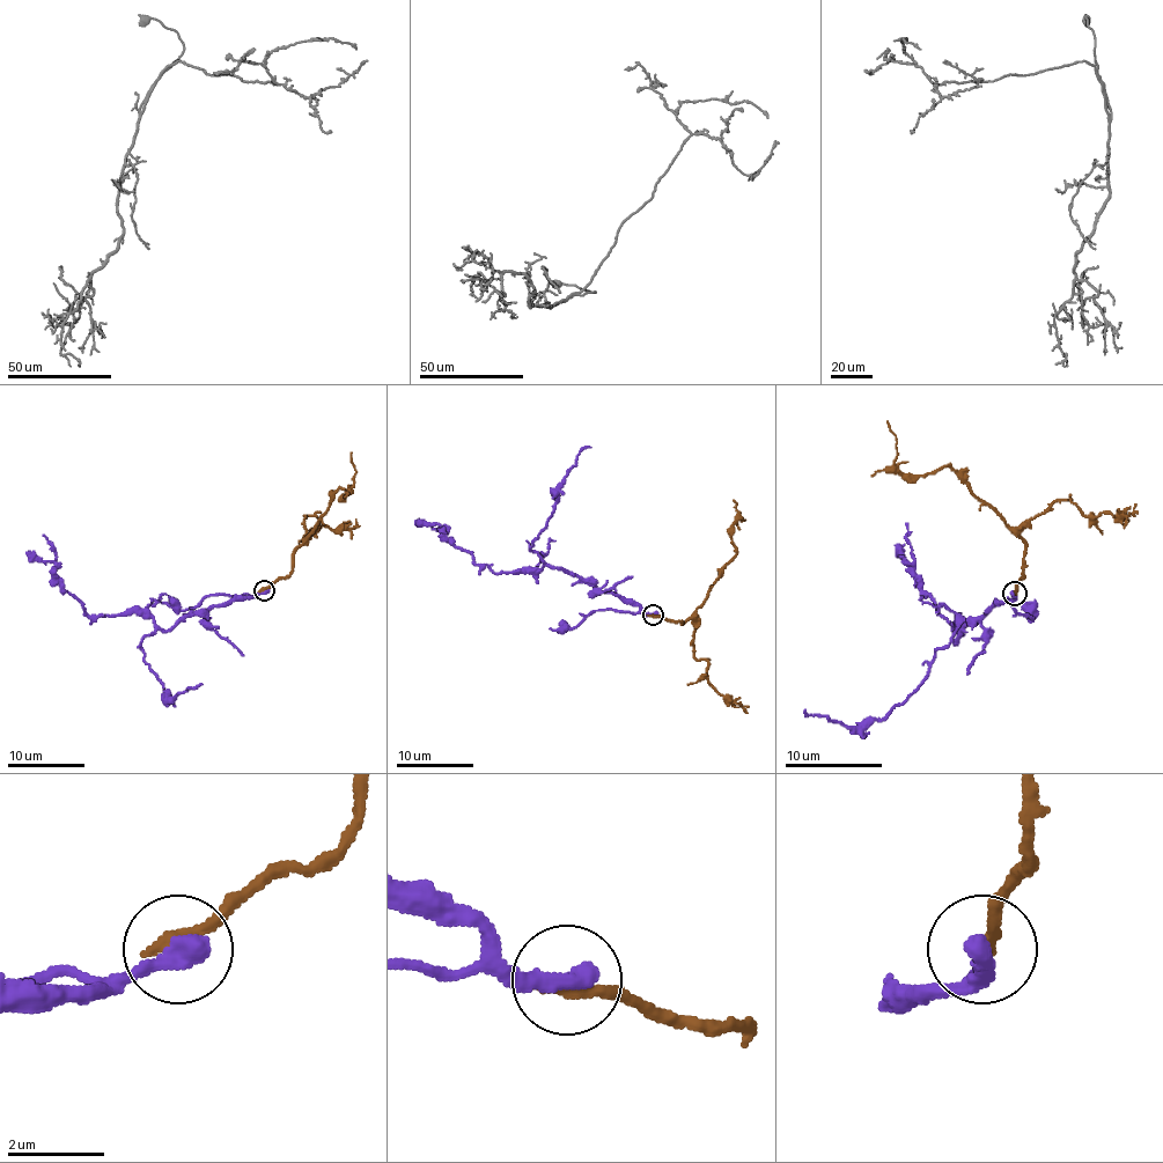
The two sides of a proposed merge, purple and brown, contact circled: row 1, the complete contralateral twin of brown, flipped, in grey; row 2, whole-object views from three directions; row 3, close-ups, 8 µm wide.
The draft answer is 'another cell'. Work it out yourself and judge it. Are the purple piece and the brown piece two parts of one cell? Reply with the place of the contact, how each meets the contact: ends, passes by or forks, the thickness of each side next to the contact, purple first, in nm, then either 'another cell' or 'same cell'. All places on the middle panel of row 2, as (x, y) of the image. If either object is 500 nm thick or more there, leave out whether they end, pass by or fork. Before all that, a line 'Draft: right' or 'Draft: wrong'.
Draft: right
place (653, 615); purple ends; brown ends; calibres 480 and 280 nm; another cell

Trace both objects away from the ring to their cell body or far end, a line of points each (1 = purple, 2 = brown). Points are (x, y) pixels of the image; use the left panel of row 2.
1: (264, 591), (193, 610), (162, 630), (134, 612), (90, 616), (61, 587), (52, 561), (27, 552)
2: (263, 591), (284, 580), (292, 554), (339, 488), (347, 492), (341, 497), (351, 486), (351, 451)

